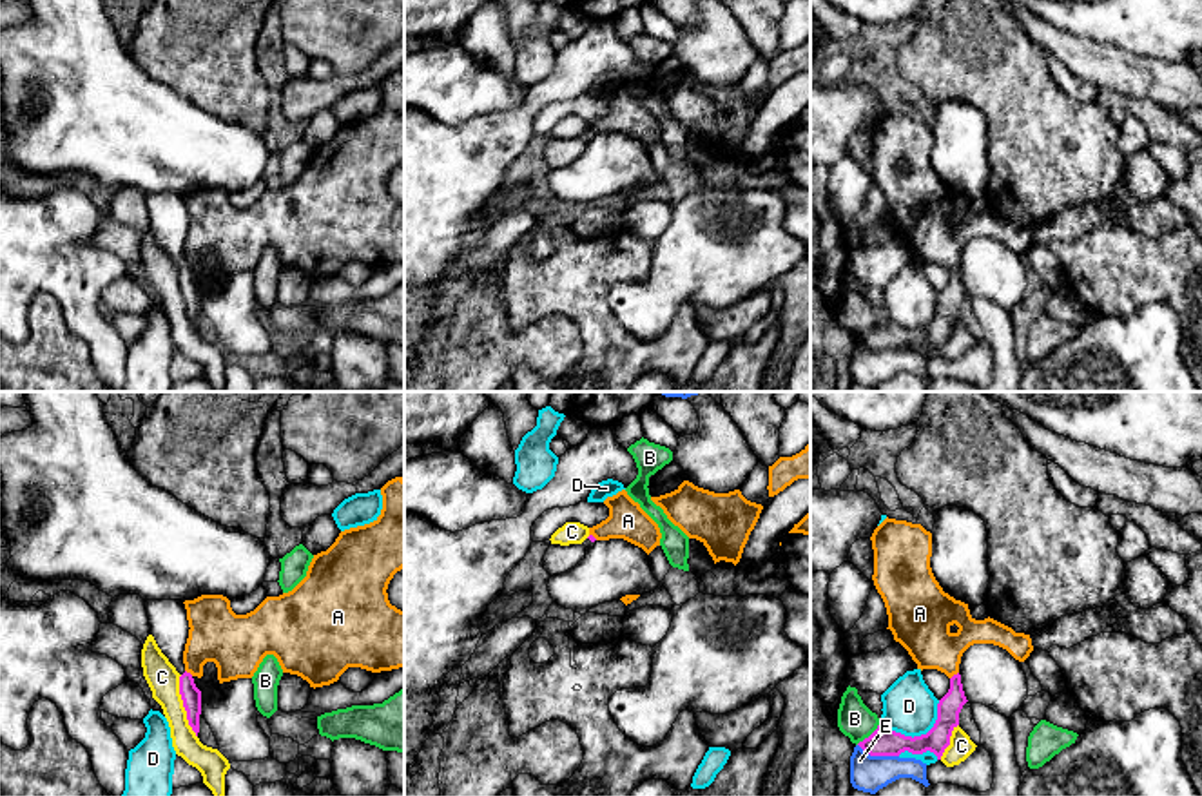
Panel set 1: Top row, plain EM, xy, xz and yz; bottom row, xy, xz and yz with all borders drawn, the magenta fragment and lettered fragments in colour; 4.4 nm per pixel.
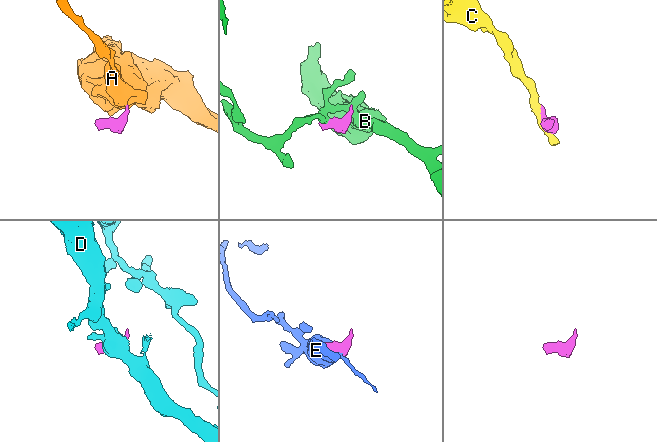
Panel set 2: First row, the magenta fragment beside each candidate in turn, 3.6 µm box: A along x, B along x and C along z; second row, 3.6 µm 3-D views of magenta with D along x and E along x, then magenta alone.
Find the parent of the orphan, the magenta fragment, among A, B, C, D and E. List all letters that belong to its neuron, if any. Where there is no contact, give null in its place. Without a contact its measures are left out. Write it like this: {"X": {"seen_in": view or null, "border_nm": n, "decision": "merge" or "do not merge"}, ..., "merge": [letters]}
{"A": {"seen_in": "yz", "border_nm": 50, "decision": "do not merge"}, "B": {"seen_in": "yz", "border_nm": 140, "decision": "do not merge"}, "C": {"seen_in": "xy", "border_nm": 280, "decision": "do not merge"}, "D": {"seen_in": "yz", "border_nm": 300, "decision": "do not merge"}, "E": {"seen_in": "yz", "border_nm": 190, "decision": "do not merge"}, "merge": []}

